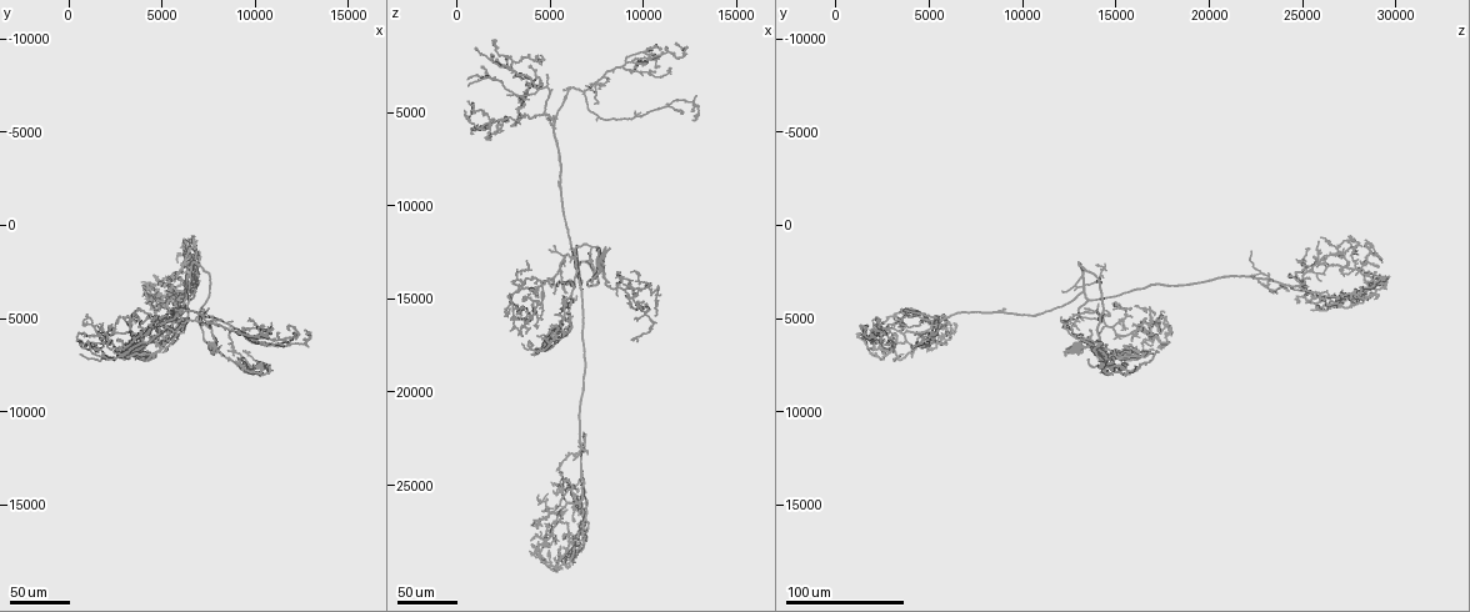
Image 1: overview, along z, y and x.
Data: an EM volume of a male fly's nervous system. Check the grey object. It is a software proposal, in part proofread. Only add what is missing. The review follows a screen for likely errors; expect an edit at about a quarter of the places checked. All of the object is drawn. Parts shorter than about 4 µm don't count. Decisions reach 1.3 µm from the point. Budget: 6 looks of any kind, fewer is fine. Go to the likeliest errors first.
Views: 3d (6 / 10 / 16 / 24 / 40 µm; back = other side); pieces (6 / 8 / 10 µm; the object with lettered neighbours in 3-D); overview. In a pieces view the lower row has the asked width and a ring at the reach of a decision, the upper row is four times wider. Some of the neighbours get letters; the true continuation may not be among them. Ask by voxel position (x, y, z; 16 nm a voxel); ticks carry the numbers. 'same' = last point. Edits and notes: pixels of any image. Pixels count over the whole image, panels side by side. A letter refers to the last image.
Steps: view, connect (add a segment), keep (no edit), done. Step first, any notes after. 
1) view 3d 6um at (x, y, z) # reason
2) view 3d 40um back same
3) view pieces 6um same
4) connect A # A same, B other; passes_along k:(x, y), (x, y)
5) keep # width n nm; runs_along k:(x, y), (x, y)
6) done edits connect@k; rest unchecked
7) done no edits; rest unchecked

view 3d 24um at (12800, 5600, 5600) # end of a long branch

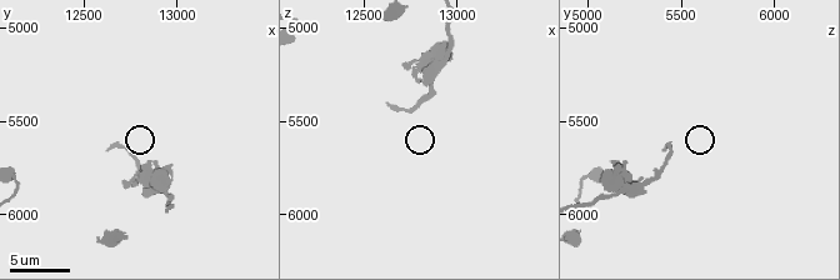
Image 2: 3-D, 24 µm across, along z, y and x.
view pieces 6um at (12640, 5660, 5420)

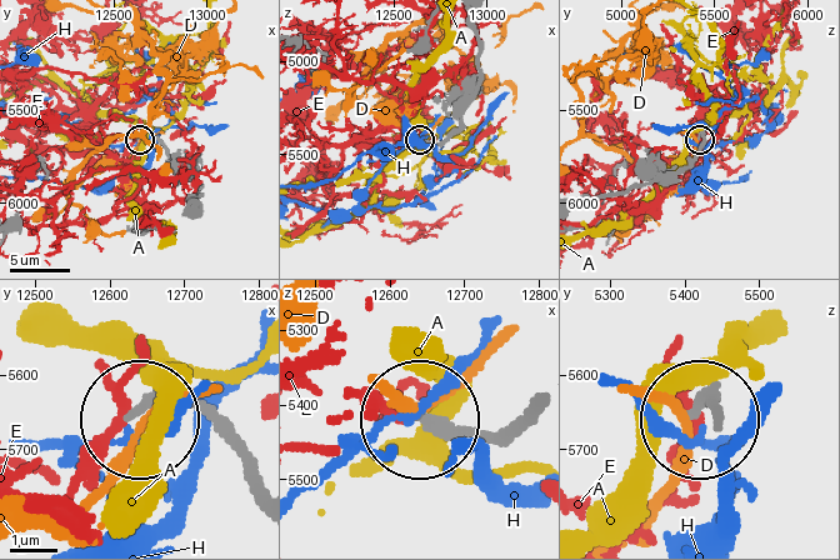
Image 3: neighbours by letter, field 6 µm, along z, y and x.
keep # A other, D other, E other, H other; runs_along 3:(581, 203), (624, 194), (680, 171), (699, 149), (699, 139); none of them fits

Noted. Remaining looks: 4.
view 3d 40um at (600, 6800, 3400) # end of a long branch

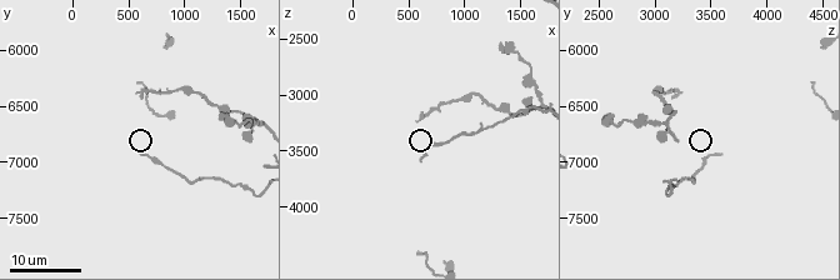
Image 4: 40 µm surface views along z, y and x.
view pieces 6um at (600, 6900, 3580)

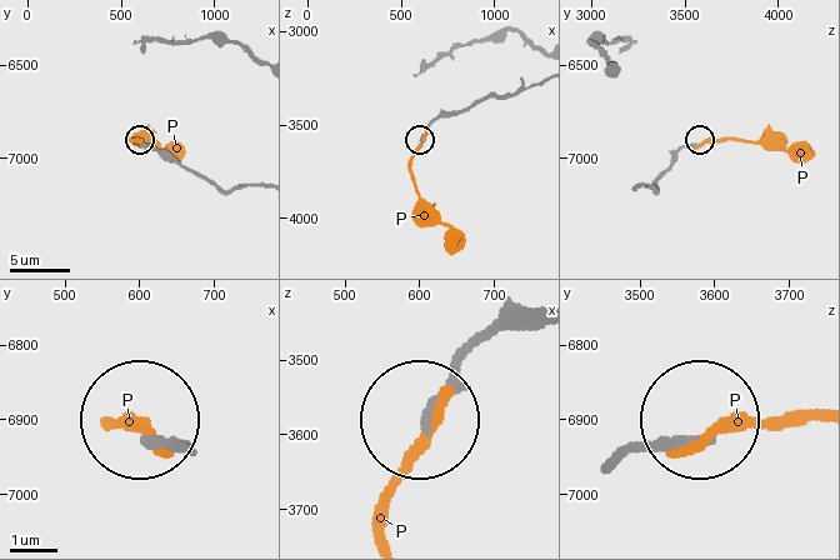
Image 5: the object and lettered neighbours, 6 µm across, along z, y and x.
keep # P other; runs_along 5:(491, 330), (424, 410); no lettered segment goes on from it

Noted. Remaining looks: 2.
view 3d 40um at (6200, 3600, 23800)

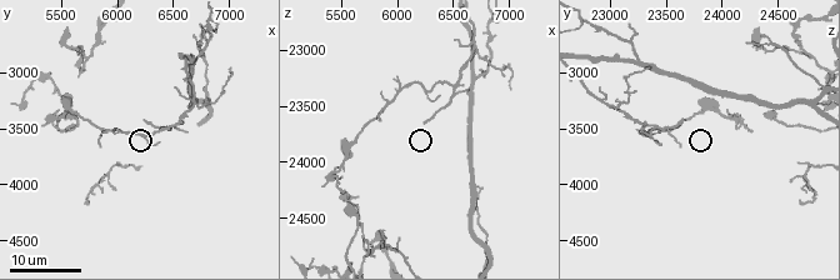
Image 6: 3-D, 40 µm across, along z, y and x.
view pieces 6um at (6240, 3420, 23640) # see the neighbours

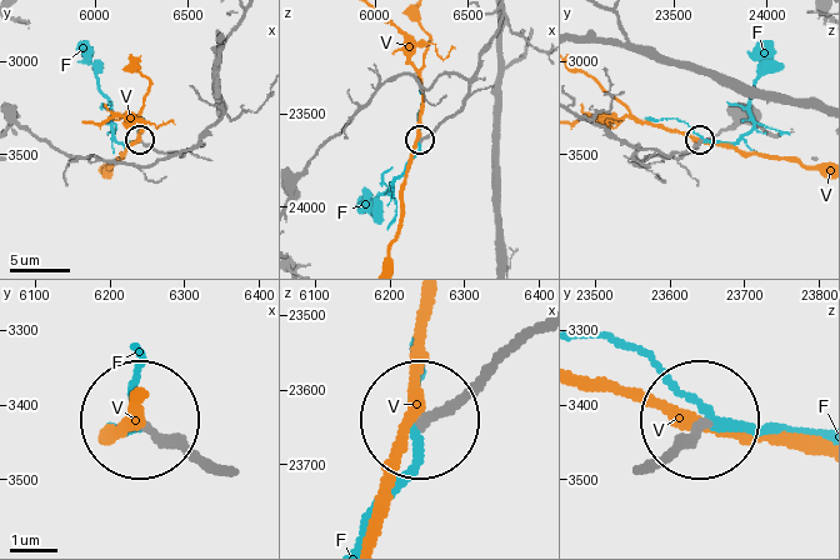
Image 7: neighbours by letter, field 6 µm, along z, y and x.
connect F # F same, V other; passes_along 7:(660, 461), (713, 421), (816, 433); it goes on there

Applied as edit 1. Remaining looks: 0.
done edits connect@7; rest unchecked

